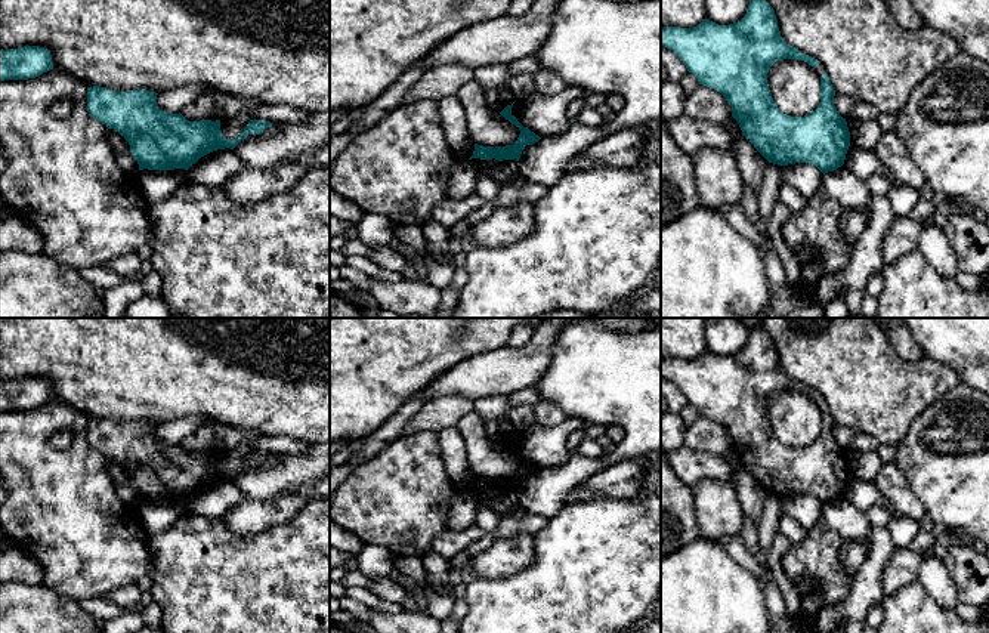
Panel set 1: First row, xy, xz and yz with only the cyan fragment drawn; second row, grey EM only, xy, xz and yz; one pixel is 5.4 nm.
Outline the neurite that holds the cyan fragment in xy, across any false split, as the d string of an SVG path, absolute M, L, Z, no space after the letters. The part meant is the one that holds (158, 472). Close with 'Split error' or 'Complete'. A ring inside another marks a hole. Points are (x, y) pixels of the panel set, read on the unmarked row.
M87 419L89 445L129 473L139 501L188 501L201 488L234 481L248 466L262 466L273 456L250 451L237 470L226 470L220 451L189 453L180 444L169 445L157 438L157 426L145 420L112 423Z. Complete

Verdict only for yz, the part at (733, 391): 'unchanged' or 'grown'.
unchanged

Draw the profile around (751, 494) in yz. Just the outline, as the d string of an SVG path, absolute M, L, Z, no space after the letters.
M739 467L730 481L736 491L742 513L757 525L763 513L764 500L769 492L754 479L745 467Z

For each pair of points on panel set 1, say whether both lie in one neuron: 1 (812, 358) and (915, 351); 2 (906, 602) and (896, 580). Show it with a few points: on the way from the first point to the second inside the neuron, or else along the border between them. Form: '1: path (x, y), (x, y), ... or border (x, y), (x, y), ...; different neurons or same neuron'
1: border (886, 333), (901, 358), (918, 360), (923, 355); different neurons
2: border (917, 579), (884, 596); different neurons

